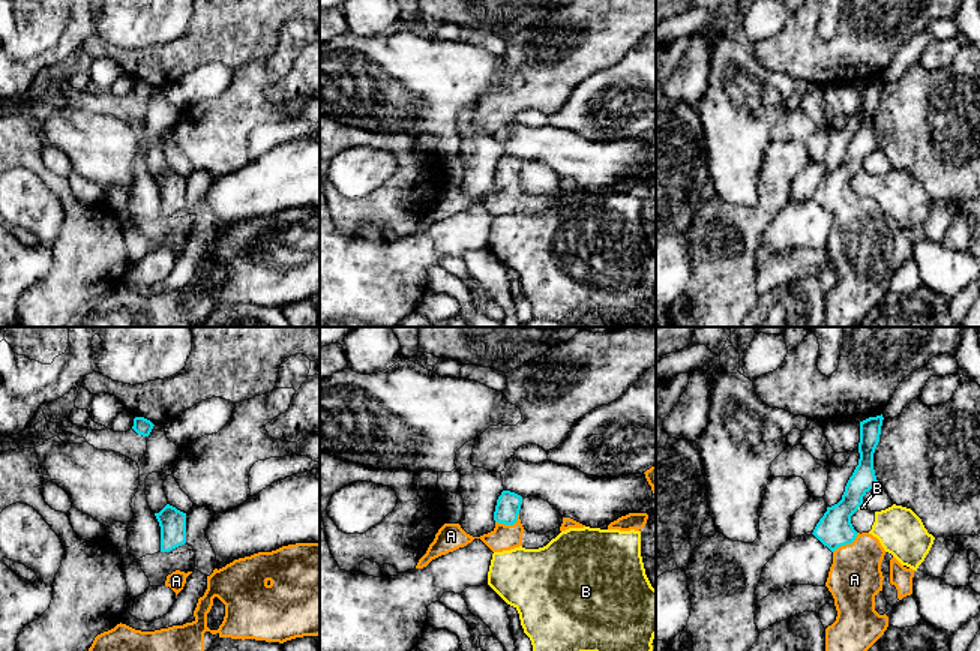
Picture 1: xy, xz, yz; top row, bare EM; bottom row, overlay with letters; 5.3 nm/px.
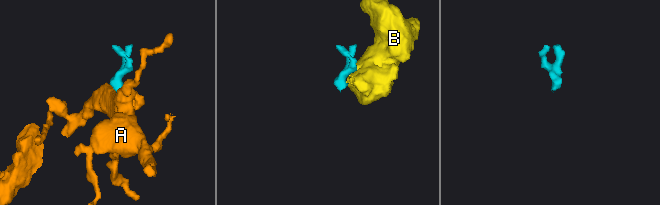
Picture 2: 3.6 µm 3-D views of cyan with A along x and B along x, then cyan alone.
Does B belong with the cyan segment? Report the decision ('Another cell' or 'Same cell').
Another cell

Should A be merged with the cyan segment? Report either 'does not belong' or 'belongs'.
belongs

